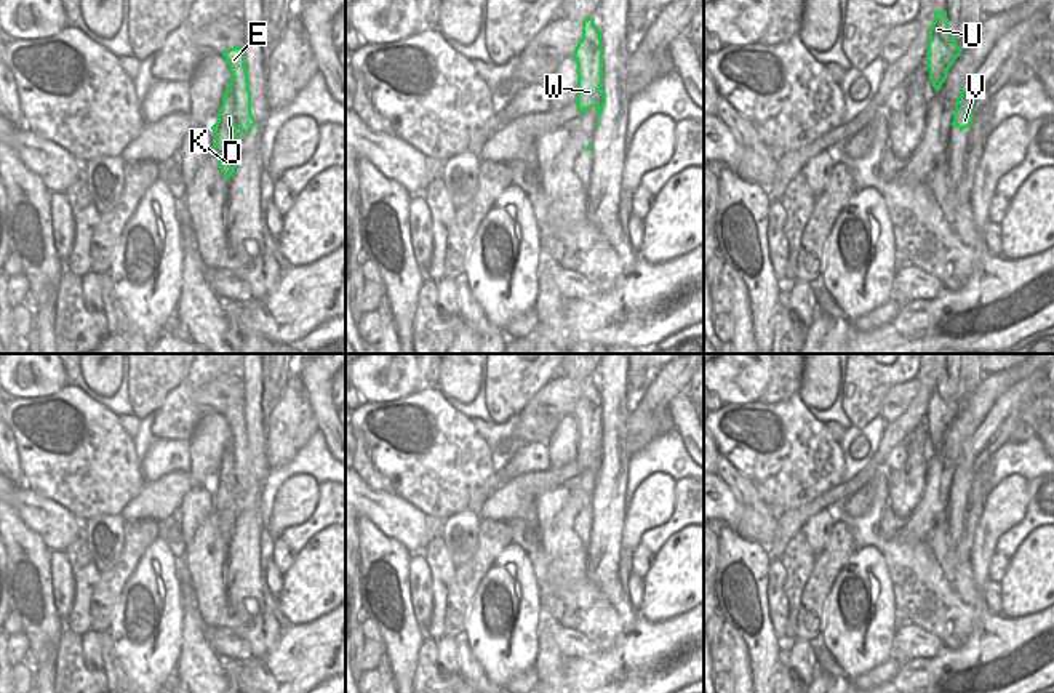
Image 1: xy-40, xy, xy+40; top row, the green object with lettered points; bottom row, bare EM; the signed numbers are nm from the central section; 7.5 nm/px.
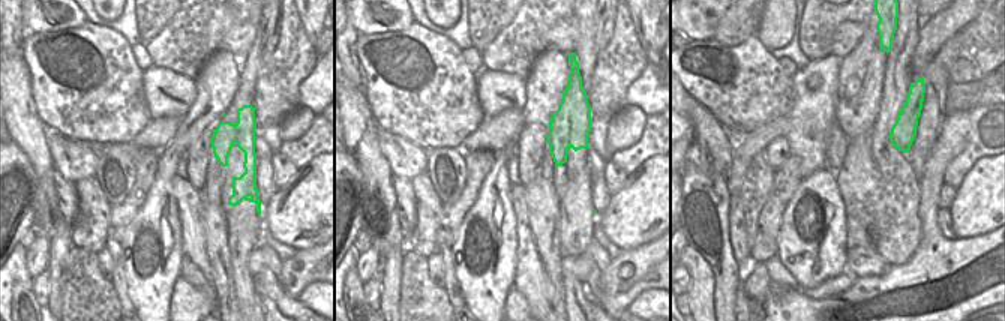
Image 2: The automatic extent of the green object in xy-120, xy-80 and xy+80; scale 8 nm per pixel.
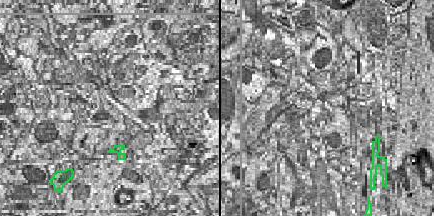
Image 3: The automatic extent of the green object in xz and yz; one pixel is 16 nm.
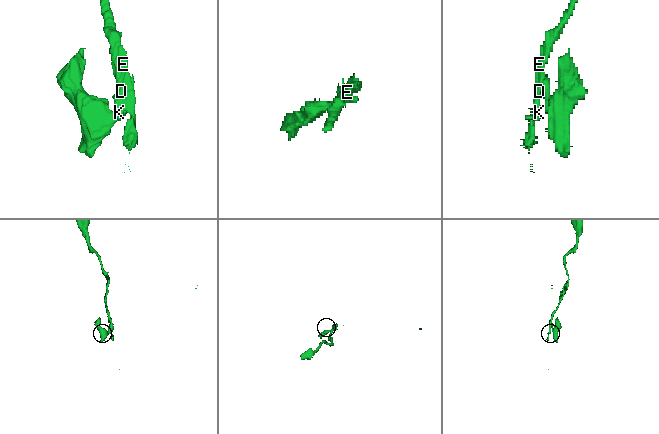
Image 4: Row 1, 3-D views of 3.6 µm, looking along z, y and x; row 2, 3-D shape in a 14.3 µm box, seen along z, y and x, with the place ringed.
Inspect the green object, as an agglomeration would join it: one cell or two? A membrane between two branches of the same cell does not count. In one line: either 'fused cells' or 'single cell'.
fused cells

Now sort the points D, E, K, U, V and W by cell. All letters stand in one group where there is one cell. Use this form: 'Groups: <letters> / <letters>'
Groups: D E K U W / V

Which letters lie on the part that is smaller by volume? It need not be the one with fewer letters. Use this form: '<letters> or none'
V

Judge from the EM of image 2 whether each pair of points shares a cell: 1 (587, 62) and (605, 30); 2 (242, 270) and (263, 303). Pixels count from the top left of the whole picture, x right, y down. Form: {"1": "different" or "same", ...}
{"1": "different", "2": "different"}

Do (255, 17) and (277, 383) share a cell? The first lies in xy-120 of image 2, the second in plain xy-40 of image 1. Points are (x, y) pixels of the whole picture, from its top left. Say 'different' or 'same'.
different

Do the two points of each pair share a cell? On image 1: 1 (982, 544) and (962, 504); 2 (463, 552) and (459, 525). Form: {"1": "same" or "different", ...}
{"1": "different", "2": "same"}

